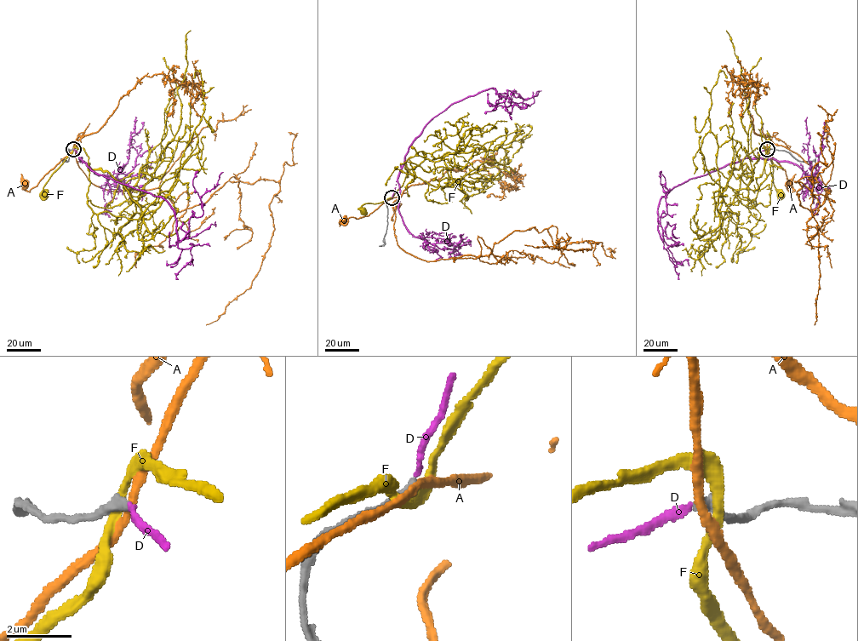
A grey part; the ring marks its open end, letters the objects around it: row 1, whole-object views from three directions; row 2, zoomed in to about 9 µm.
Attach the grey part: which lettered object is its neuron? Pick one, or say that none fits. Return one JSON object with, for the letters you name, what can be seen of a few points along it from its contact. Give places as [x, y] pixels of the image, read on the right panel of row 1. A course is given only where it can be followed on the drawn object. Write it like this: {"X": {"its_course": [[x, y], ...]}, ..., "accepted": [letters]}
{"D": {"its_course": [[767, 149], [689, 179], [663, 196], [657, 210], [662, 242], [660, 217], [666, 214], [668, 190], [660, 172]]}, "accepted": ["D"]}

